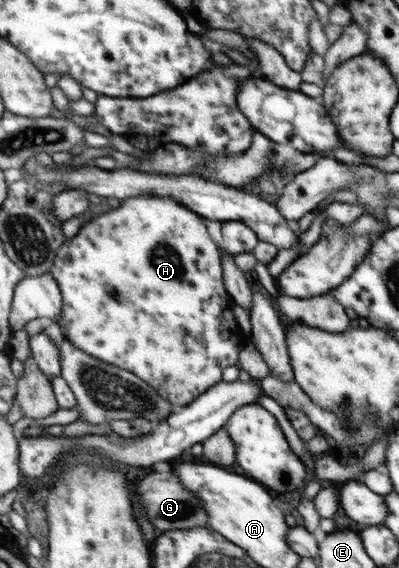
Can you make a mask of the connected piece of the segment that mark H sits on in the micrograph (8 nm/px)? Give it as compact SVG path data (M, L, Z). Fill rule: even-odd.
M142 194L126 198L122 201L122 205L97 215L85 226L82 226L75 237L65 240L63 246L55 253L53 267L48 271L48 274L53 276L59 284L59 290L63 295L63 311L61 311L61 319L56 323L63 329L67 340L70 340L71 344L77 348L83 349L83 352L89 356L132 372L157 392L163 392L163 396L171 404L188 405L204 391L221 382L223 369L238 364L238 356L246 340L235 320L234 298L224 286L220 249L217 242L208 233L208 228L205 227L203 220L201 215L179 204L170 196Z

